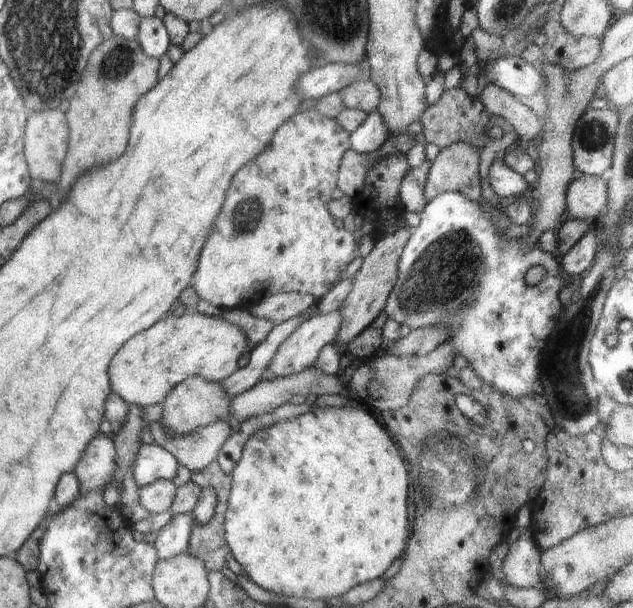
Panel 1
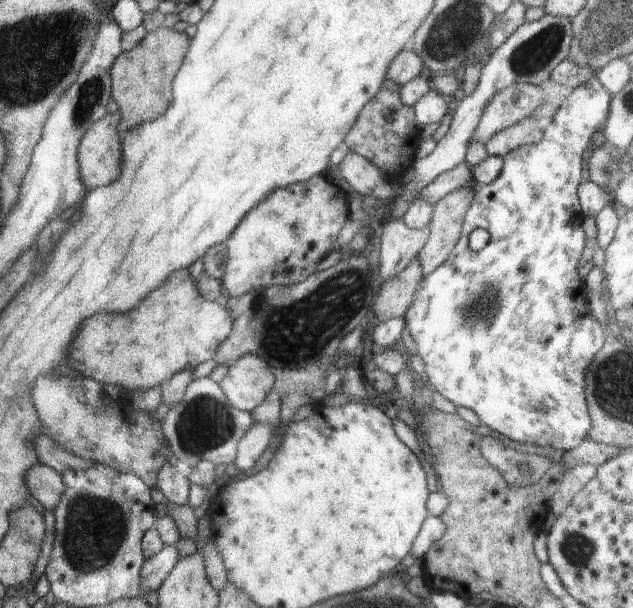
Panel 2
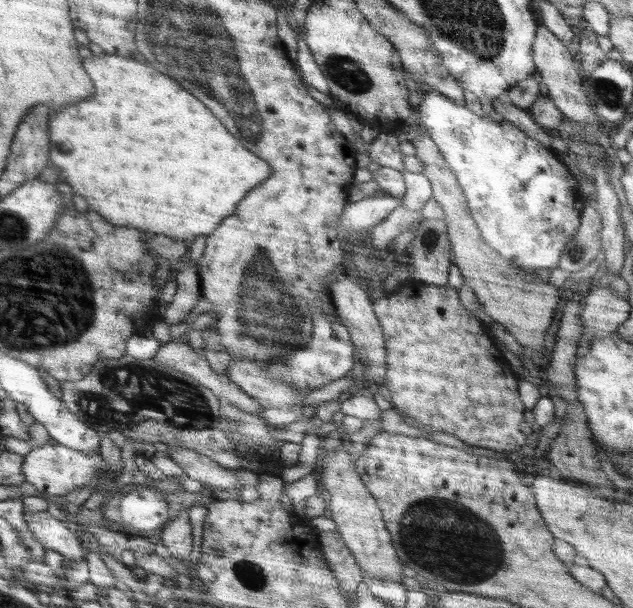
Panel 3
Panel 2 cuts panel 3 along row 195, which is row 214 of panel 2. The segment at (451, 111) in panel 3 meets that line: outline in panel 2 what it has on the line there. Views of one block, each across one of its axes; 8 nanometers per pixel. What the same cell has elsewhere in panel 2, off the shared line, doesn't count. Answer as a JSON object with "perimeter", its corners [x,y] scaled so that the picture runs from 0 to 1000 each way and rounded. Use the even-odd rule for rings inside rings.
{"perimeter":[[[938,125],[929,128],[919,141],[907,145],[907,151],[894,161],[894,168],[882,178],[875,188],[872,204],[866,214],[858,217],[858,224],[850,237],[828,238],[807,247],[796,255],[795,275],[790,289],[769,304],[750,306],[749,329],[742,342],[733,352],[727,391],[714,411],[714,418],[705,424],[689,444],[682,444],[676,454],[668,454],[660,467],[660,477],[654,484],[651,503],[645,507],[640,523],[641,539],[654,561],[654,572],[670,595],[670,612],[673,623],[686,641],[692,641],[701,655],[706,655],[719,668],[733,668],[752,678],[752,684],[760,691],[761,699],[774,701],[787,714],[796,714],[812,727],[836,730],[840,734],[869,734],[875,740],[908,738],[923,717],[929,717],[934,702],[926,658],[923,658],[923,615],[926,604],[935,589],[948,579],[948,572],[957,563],[957,543],[930,513],[930,490],[924,462],[916,457],[913,434],[924,406],[924,382],[919,378],[919,367],[924,357],[915,332],[912,313],[919,283],[921,262],[935,245],[938,234],[957,204],[964,184],[964,155]],[[752,375],[765,375],[774,385],[774,395],[757,413],[746,413],[739,403],[739,388]]]}

